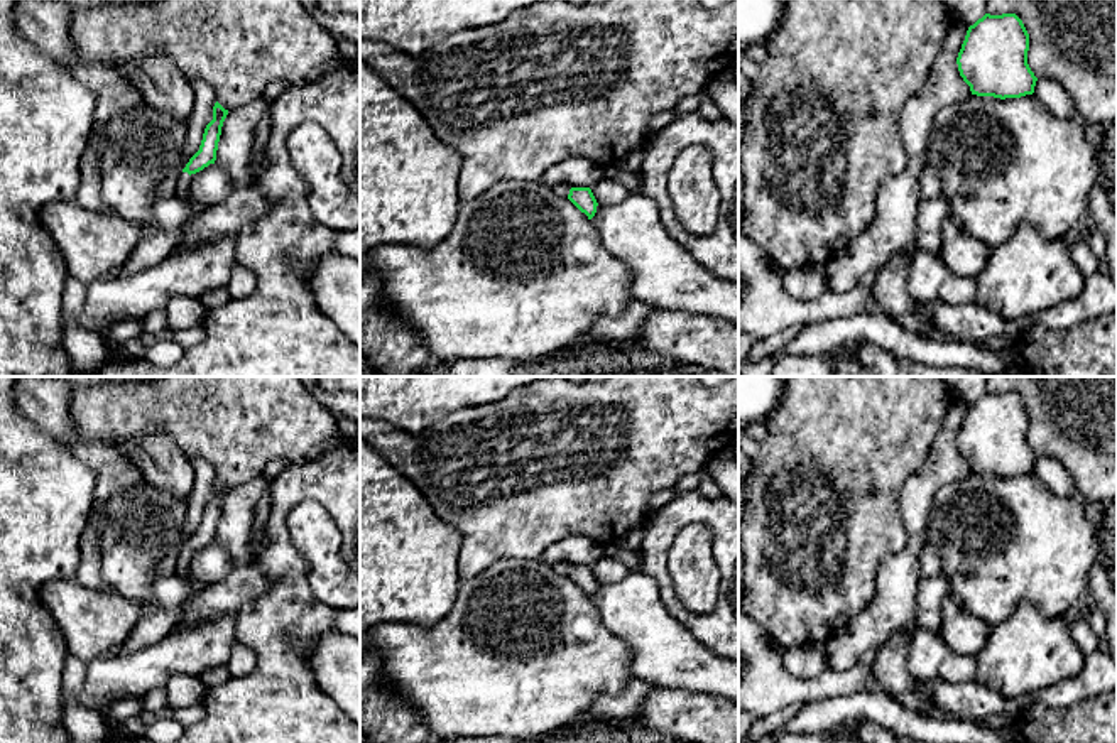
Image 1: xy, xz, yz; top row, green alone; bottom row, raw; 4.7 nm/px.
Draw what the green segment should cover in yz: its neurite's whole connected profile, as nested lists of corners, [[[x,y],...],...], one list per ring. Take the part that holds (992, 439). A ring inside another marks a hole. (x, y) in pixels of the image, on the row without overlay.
[[[985,392],[968,405],[956,442],[972,473],[1021,476],[1033,473],[1038,459],[1027,429],[1029,412],[1016,392]]]

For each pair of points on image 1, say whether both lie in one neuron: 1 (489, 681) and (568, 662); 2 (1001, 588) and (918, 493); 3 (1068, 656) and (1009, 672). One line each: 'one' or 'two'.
1: one
2: two
3: one

